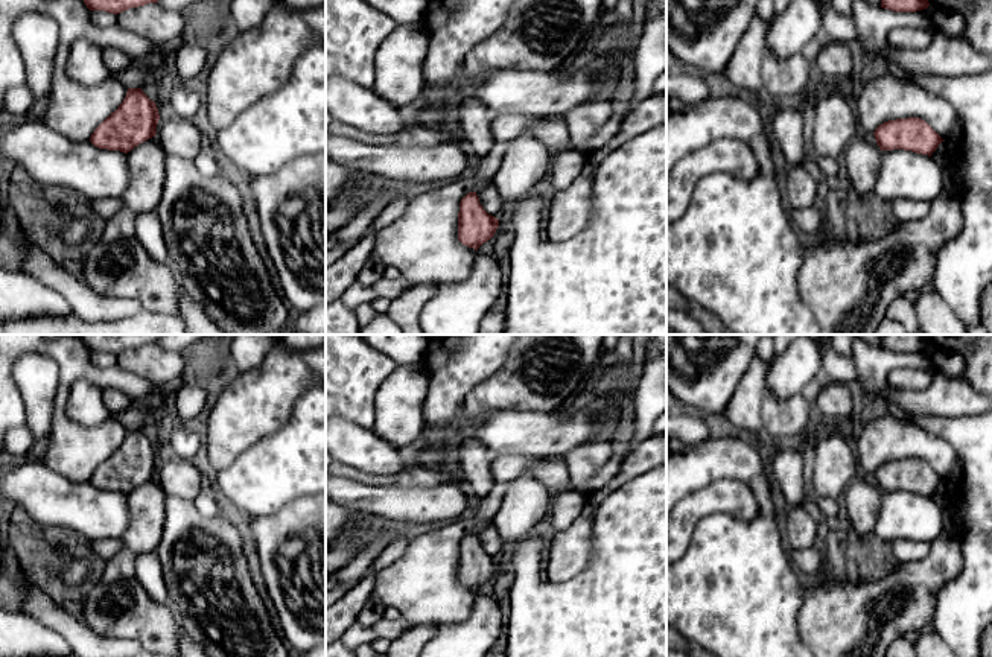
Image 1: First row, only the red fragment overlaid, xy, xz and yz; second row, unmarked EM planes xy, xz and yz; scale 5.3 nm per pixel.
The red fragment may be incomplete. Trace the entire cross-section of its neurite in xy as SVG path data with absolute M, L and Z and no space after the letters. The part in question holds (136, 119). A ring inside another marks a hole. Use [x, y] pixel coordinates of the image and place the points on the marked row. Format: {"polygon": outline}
{"polygon": "M128 88L123 102L91 134L99 149L128 154L140 143L155 137L158 108L141 88Z"}

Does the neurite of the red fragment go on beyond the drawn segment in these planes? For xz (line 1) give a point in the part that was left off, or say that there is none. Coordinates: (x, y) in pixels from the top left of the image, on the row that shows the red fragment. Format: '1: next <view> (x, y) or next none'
1: next none

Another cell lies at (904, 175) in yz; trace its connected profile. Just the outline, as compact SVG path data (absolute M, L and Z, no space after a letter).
M904 149L882 151L873 193L887 202L914 199L933 204L945 192L943 166Z

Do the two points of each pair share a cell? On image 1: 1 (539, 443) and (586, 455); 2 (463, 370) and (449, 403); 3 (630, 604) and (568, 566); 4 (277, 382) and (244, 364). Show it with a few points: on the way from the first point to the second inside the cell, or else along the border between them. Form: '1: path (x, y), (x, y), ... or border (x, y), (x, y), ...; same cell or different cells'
1: border (586, 443), (574, 447), (563, 457); different cells
2: path (455, 377), (449, 384), (449, 396); same cell
3: border (592, 539), (592, 557), (583, 571), (548, 581); different cells
4: border (273, 350), (257, 367), (239, 374); different cells

